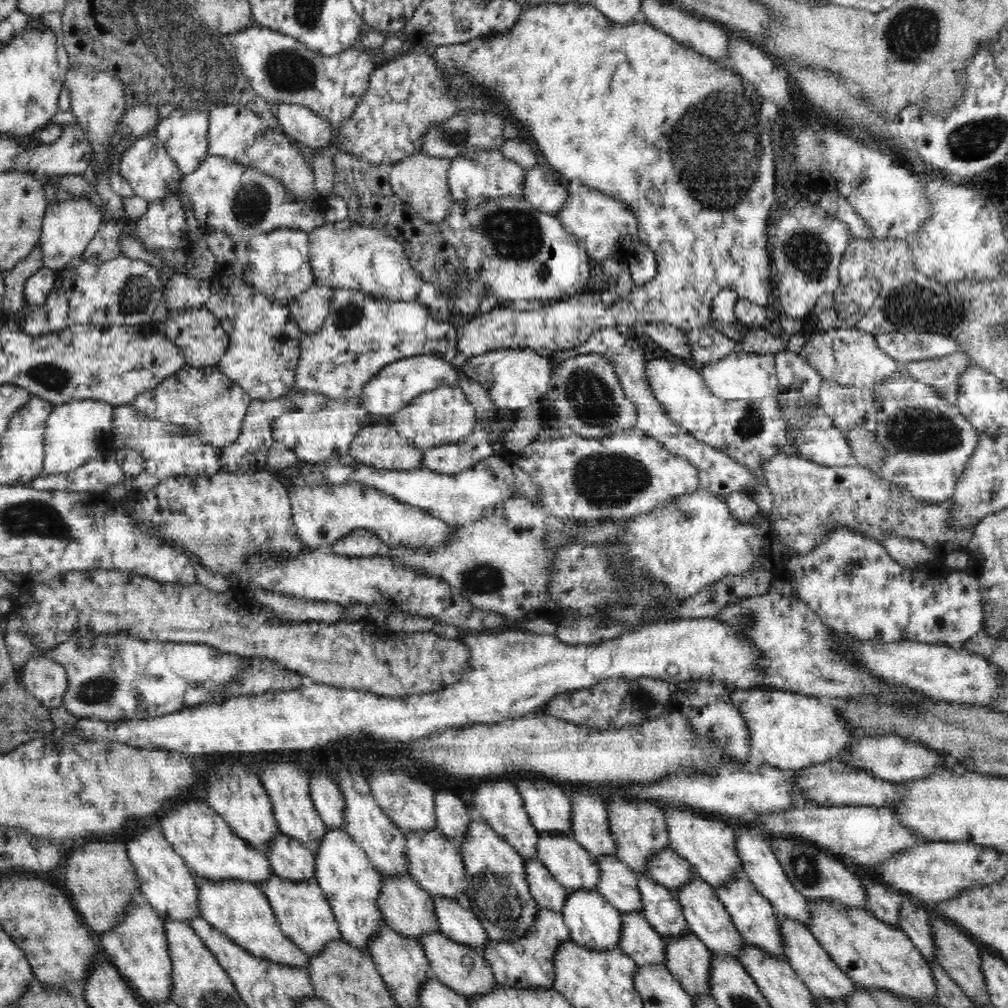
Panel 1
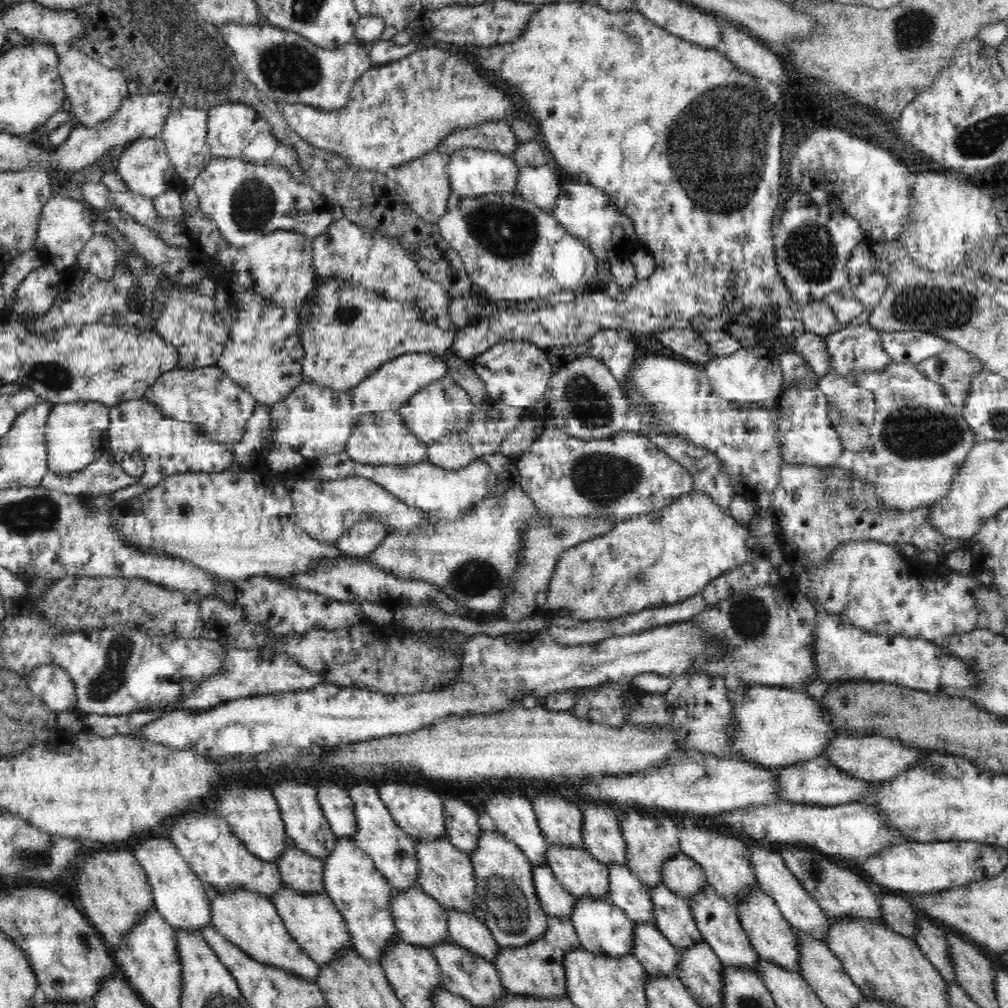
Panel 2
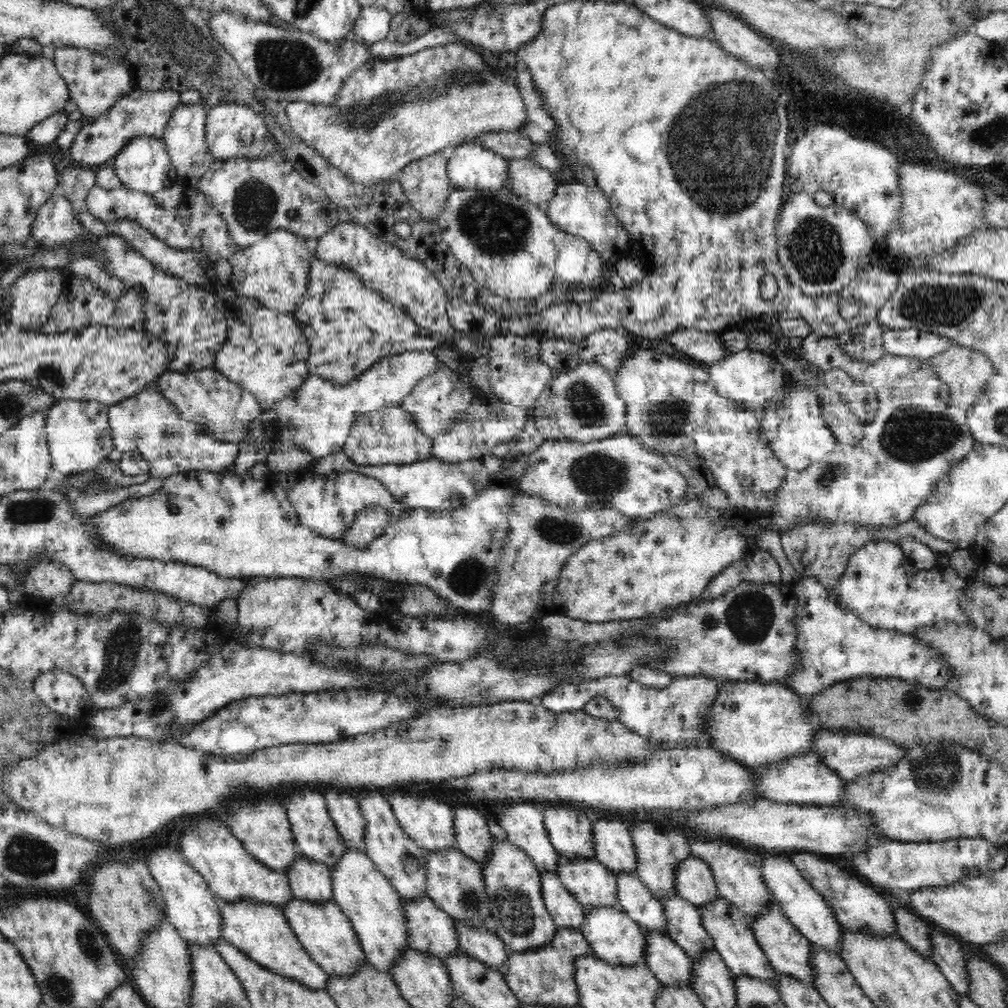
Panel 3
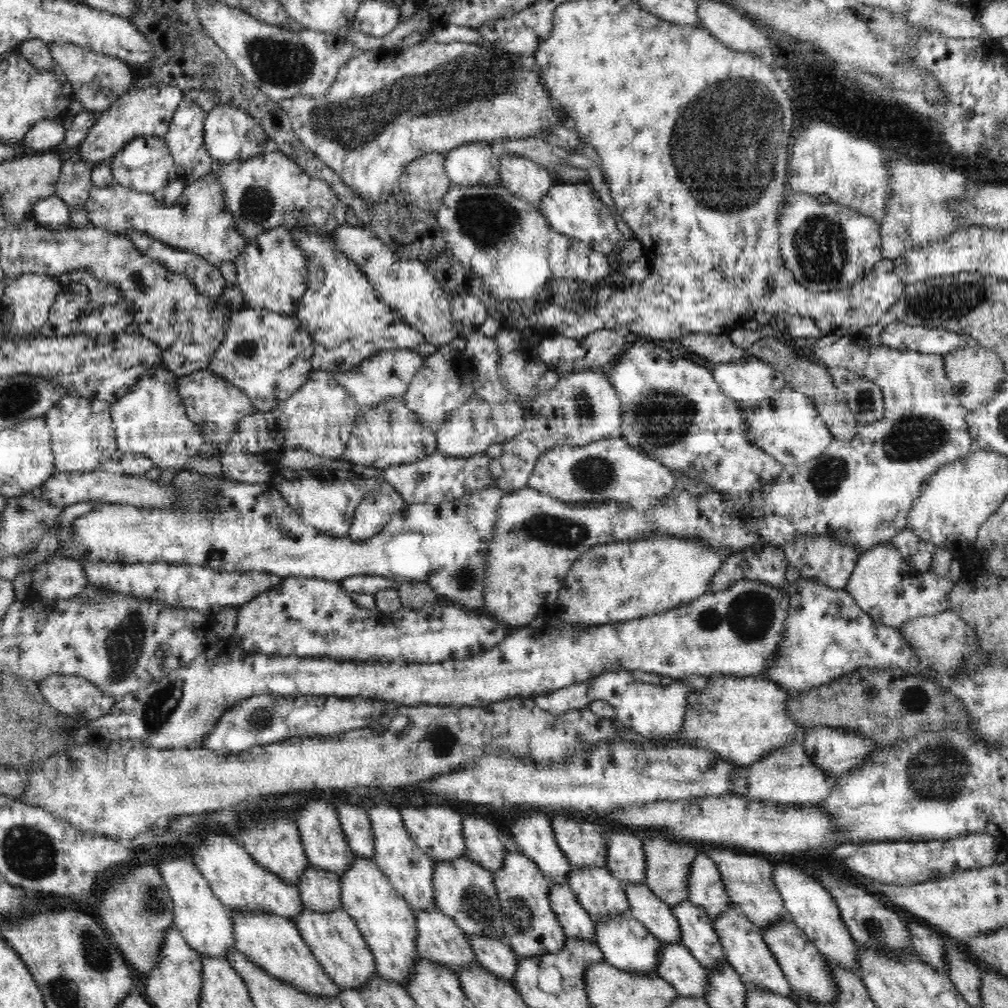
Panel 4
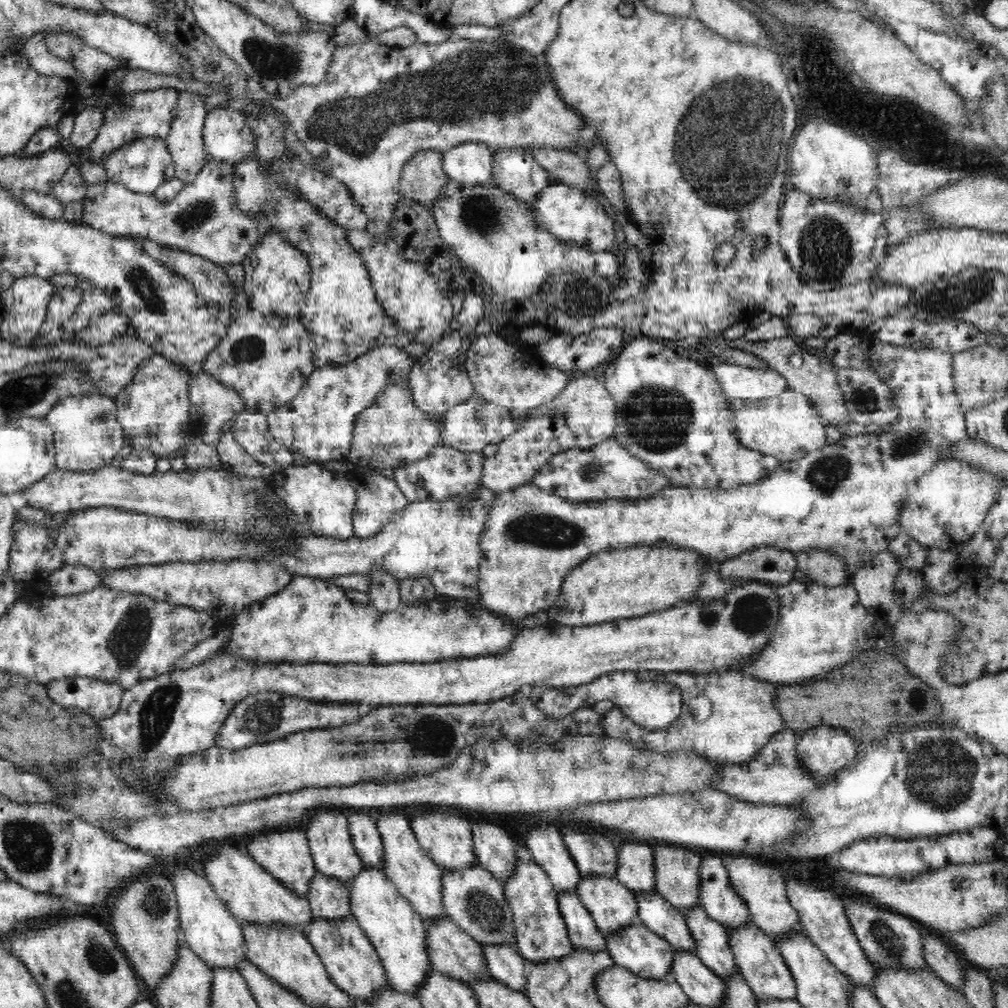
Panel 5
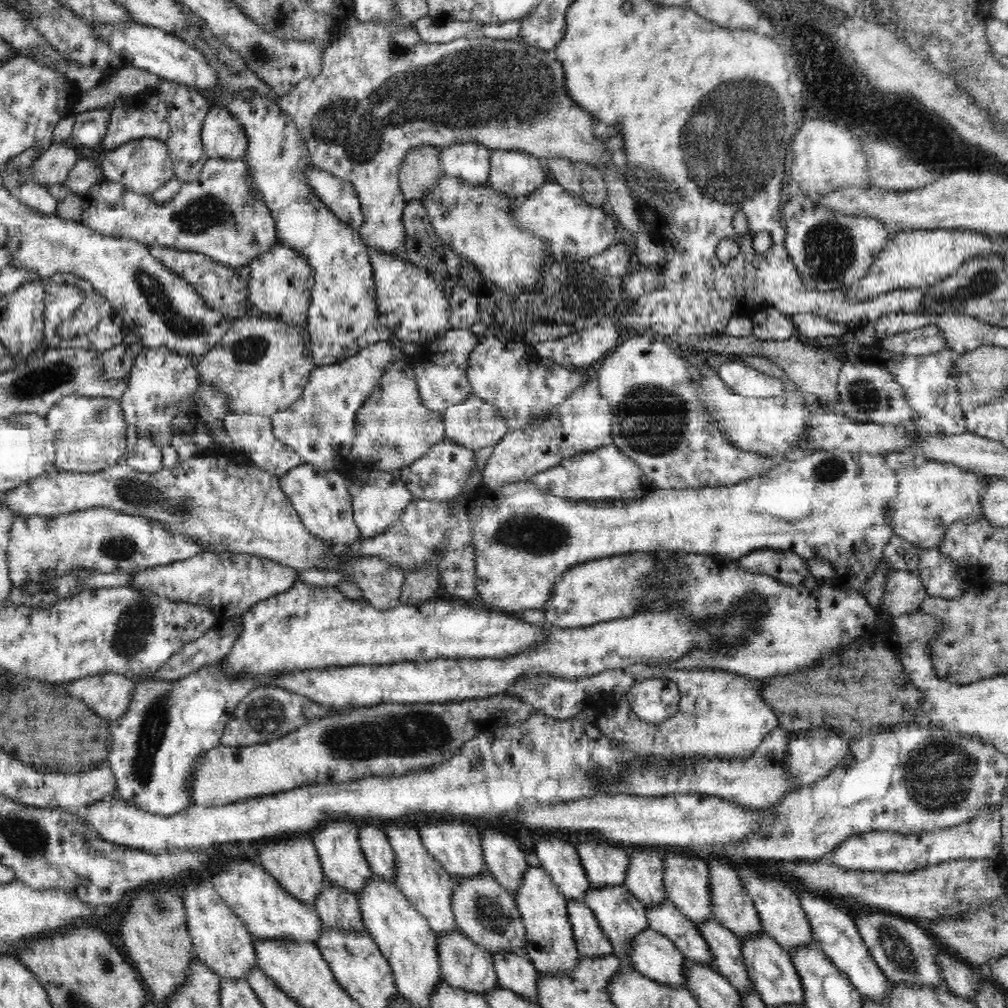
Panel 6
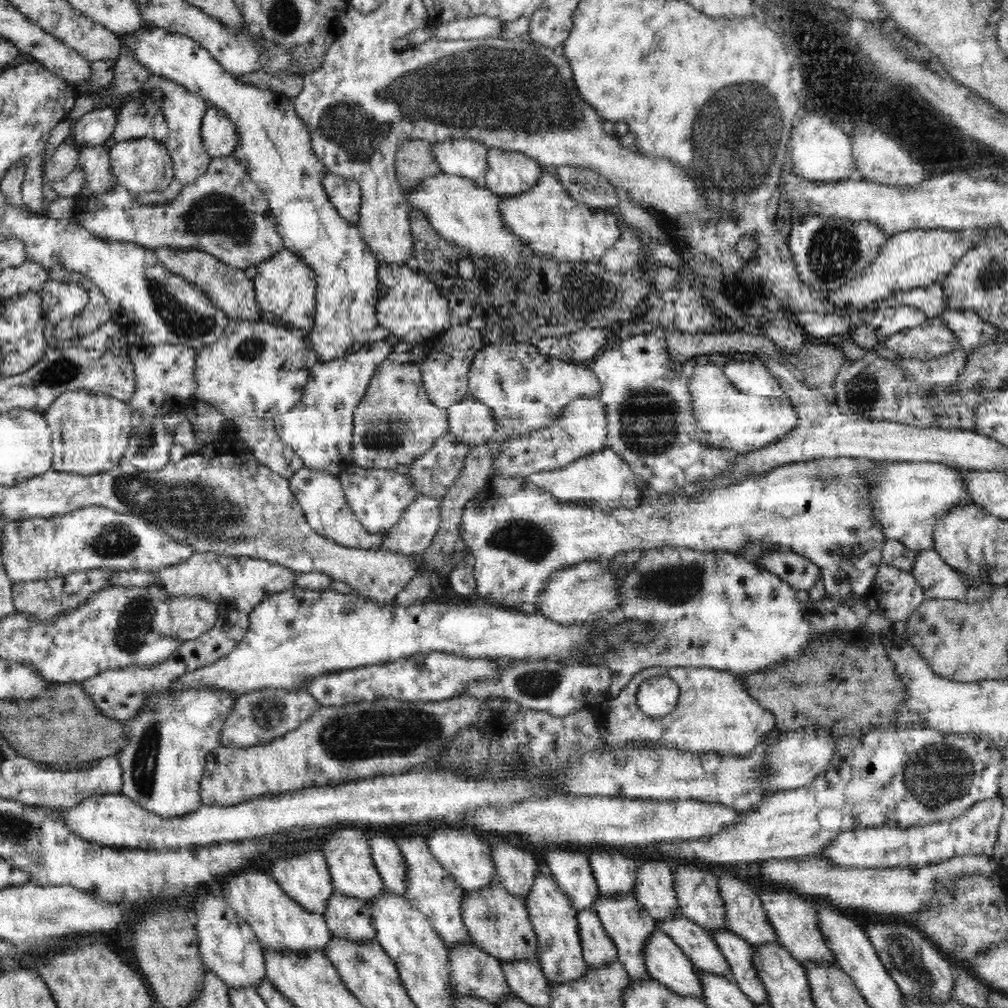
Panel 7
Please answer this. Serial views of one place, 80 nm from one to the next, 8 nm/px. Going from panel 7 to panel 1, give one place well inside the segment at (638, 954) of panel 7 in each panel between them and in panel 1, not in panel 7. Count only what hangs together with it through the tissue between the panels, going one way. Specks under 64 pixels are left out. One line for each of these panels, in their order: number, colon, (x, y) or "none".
1: (569, 863)
2: (577, 871)
3: (592, 884)
4: (601, 894)
5: (612, 905)
6: (622, 916)

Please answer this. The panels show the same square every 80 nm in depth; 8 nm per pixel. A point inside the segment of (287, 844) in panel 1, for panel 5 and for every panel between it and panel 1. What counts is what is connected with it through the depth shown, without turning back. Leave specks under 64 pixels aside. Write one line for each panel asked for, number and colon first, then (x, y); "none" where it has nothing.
2: (300, 871)
3: (311, 881)
4: (320, 890)
5: (328, 897)

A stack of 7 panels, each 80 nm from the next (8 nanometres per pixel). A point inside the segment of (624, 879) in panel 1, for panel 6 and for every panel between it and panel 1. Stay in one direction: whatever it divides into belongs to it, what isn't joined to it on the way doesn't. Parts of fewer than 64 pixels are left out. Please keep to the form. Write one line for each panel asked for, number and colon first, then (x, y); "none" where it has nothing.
2: (627, 892)
3: (639, 903)
4: (657, 916)
5: (659, 915)
6: (665, 918)

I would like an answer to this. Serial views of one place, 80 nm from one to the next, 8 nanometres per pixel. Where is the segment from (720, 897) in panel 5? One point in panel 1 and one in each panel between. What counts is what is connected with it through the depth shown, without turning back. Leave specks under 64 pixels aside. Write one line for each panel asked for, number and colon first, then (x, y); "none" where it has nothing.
1: (666, 867)
2: (682, 876)
3: (695, 883)
4: (706, 890)

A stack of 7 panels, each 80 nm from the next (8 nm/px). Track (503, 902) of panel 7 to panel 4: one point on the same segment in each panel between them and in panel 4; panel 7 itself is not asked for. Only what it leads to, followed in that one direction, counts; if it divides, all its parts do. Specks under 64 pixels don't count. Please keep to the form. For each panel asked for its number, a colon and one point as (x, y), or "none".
4: (464, 891)
5: (474, 899)
6: (484, 911)

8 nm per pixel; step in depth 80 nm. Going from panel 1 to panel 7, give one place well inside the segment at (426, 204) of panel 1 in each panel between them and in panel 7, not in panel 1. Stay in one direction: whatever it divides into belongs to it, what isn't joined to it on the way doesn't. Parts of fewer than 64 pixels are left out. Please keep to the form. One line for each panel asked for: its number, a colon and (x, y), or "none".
2: (424, 184)
3: (425, 182)
4: (424, 182)
5: (423, 178)
6: (421, 169)
7: (415, 162)

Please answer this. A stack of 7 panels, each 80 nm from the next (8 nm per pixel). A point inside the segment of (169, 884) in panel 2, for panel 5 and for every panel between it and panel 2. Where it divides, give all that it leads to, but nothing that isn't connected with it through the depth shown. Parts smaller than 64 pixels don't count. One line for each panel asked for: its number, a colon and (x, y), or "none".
3: (191, 907)
4: (206, 924)
5: (215, 936)

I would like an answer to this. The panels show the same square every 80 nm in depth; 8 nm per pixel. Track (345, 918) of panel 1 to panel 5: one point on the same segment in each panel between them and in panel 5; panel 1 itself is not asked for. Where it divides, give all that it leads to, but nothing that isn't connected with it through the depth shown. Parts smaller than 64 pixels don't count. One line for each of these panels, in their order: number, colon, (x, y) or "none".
2: (362, 895)
3: (374, 908)
4: (388, 925)
5: (398, 933)

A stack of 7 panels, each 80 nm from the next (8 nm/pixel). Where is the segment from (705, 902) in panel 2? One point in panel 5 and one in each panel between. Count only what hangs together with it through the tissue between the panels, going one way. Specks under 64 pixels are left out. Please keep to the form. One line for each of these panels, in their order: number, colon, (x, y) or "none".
3: (729, 928)
4: (746, 951)
5: (761, 963)

